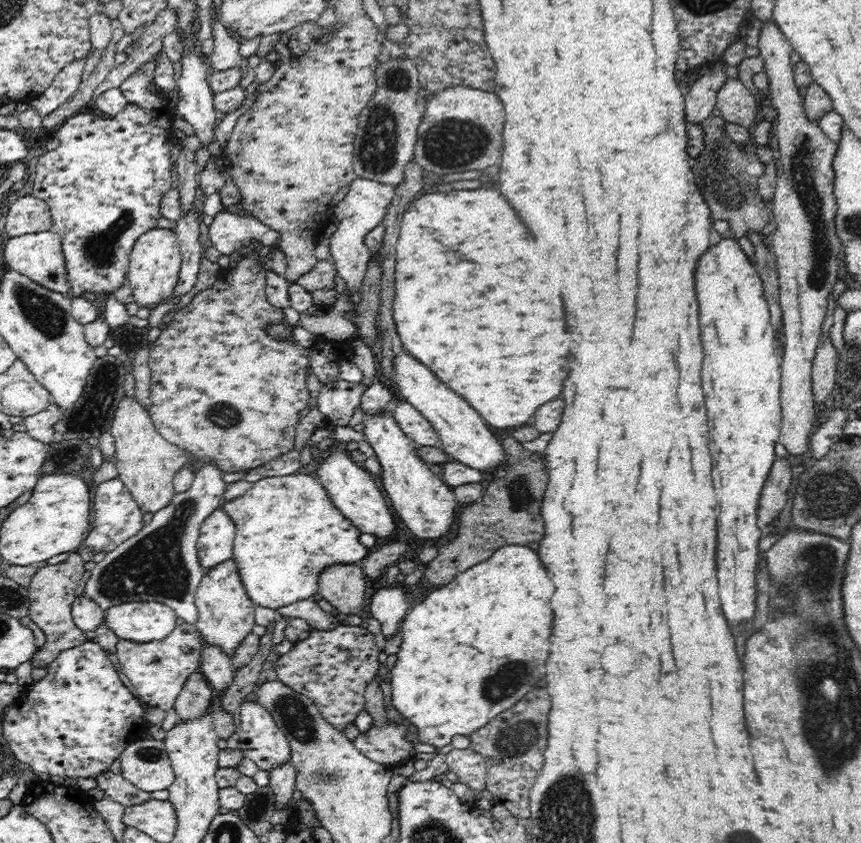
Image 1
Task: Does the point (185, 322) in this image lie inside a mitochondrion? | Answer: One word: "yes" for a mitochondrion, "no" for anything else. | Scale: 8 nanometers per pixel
no

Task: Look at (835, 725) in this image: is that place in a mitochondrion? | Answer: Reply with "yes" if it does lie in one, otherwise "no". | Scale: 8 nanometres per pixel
yes

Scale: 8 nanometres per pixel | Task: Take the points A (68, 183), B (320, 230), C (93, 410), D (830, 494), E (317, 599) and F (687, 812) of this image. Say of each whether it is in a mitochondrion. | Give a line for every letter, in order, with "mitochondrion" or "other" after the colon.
A: other
B: other
C: mitochondrion
D: mitochondrion
E: other
F: other

